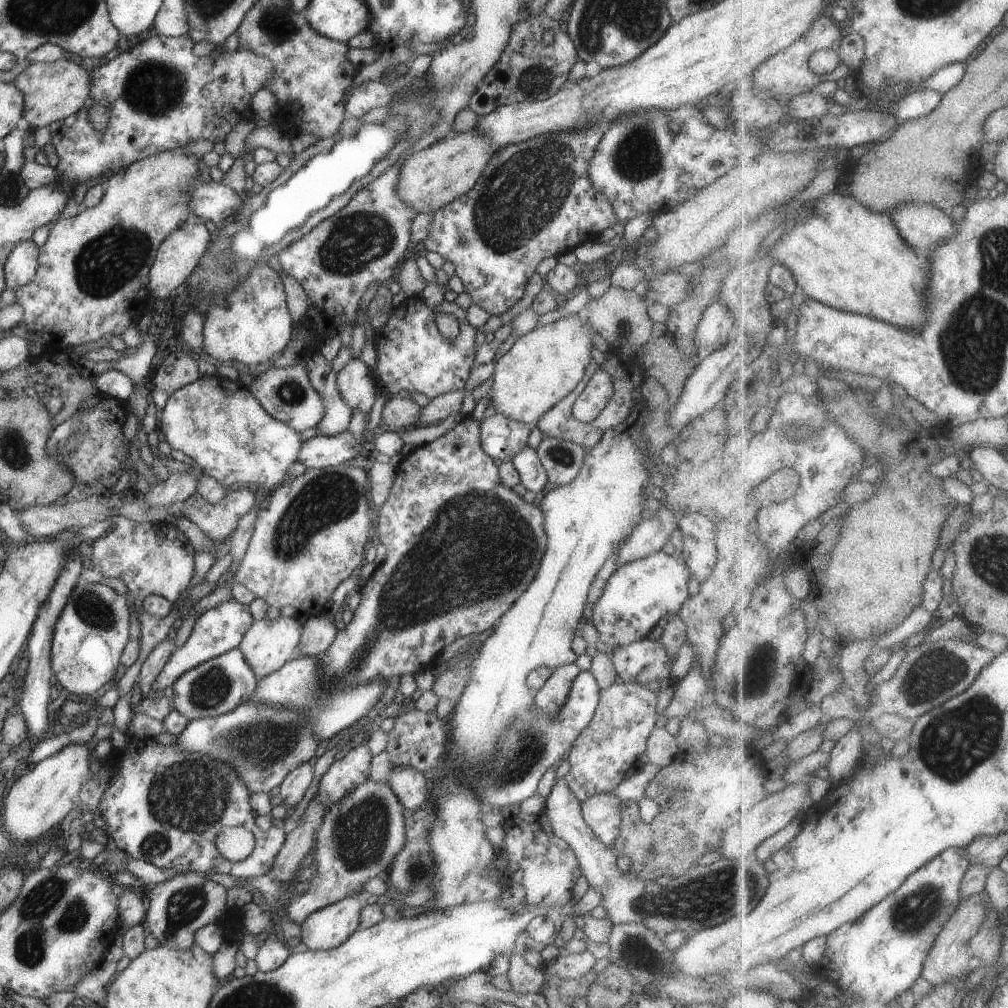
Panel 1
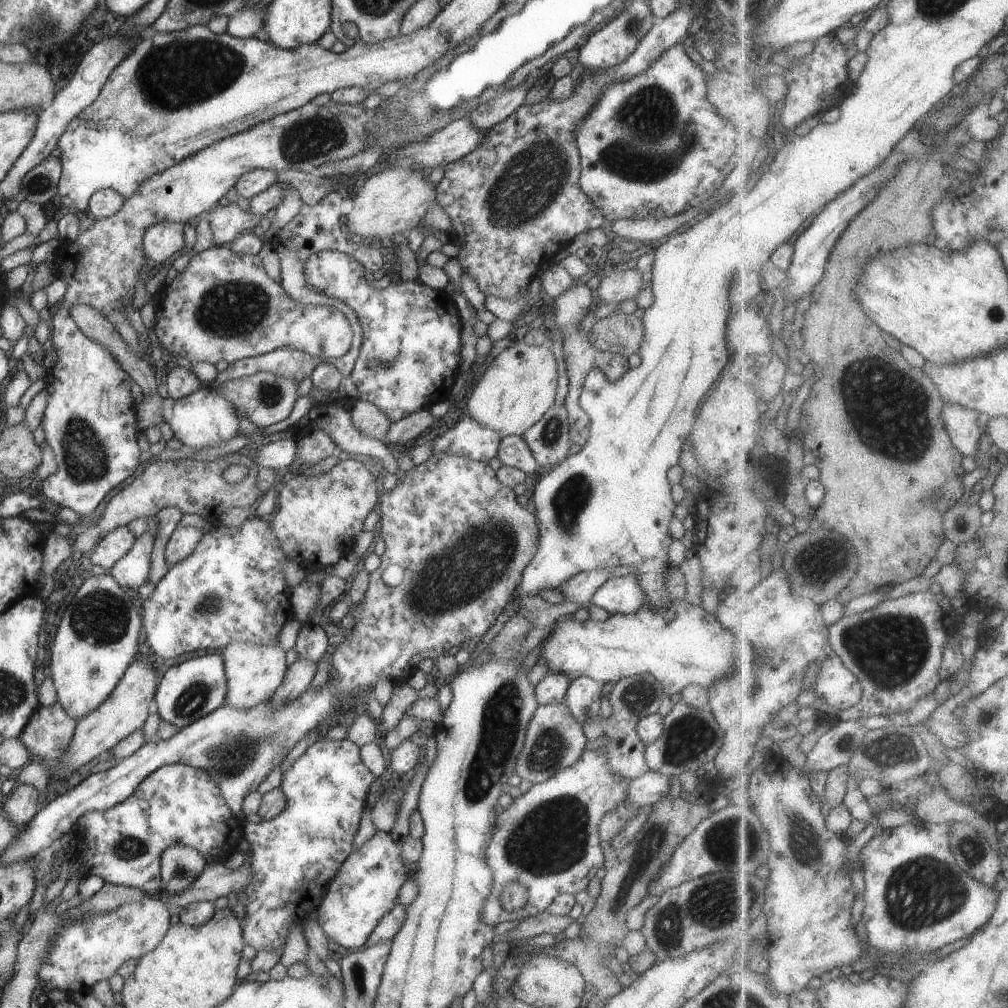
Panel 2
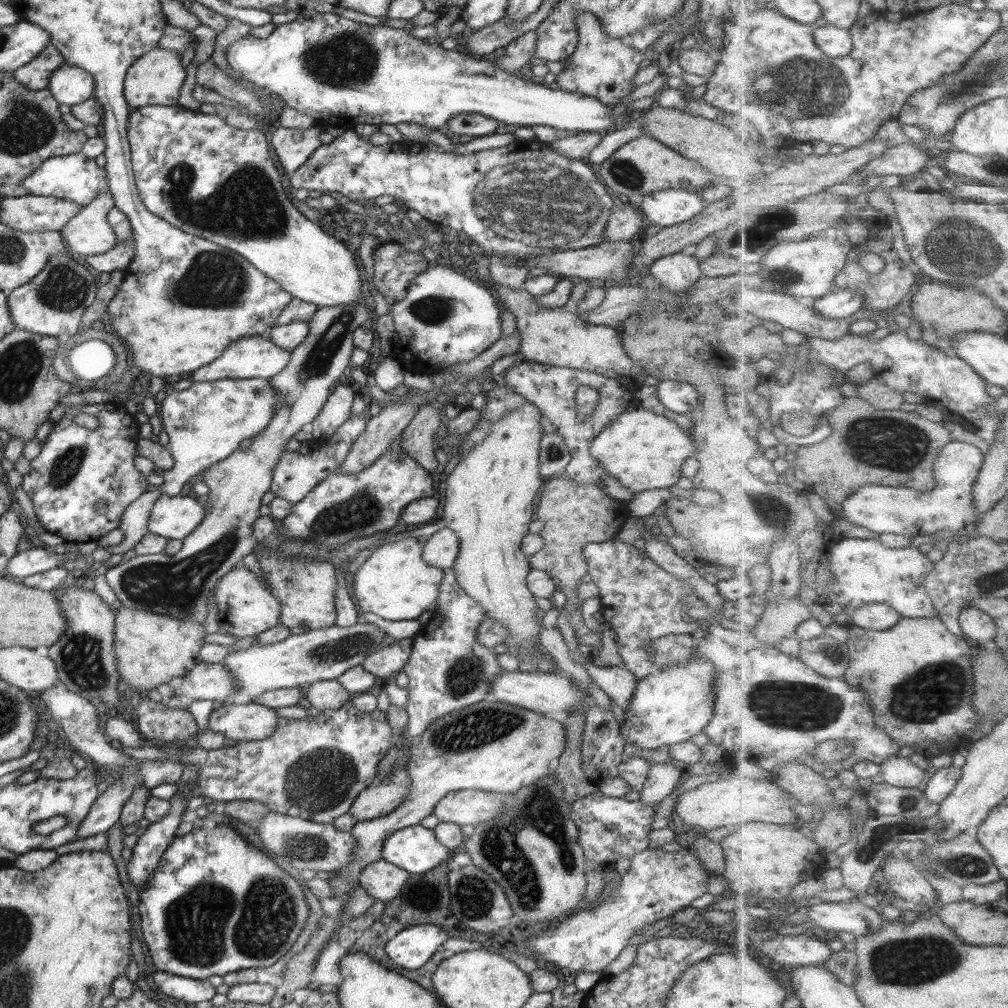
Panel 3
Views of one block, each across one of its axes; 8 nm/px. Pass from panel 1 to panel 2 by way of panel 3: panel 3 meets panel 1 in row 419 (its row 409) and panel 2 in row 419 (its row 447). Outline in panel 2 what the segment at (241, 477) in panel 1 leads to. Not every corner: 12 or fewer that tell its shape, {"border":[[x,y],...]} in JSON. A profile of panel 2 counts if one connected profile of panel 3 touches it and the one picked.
{"border":[[212,392],[170,402],[173,436],[194,448],[238,436],[235,406]]}

